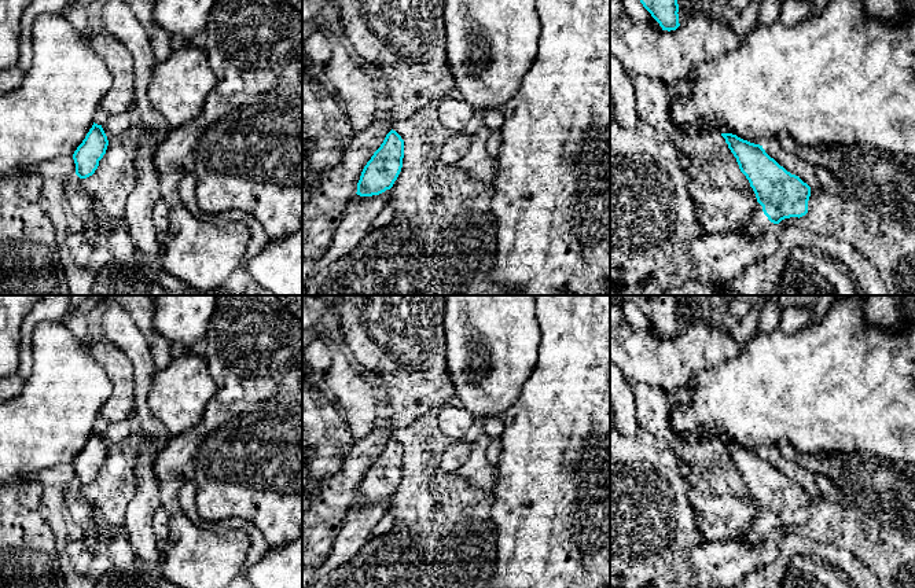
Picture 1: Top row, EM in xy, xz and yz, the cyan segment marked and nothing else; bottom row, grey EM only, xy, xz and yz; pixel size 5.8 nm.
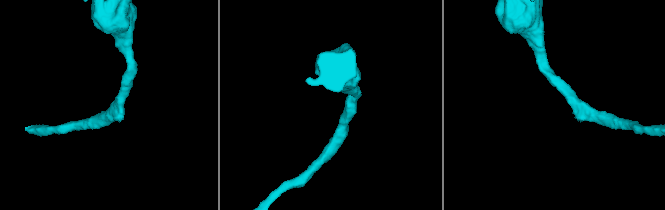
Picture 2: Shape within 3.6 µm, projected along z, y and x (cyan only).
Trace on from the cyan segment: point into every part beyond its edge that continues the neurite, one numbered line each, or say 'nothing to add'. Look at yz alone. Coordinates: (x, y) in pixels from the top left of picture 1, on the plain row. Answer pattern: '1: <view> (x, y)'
1: yz (757, 530)

